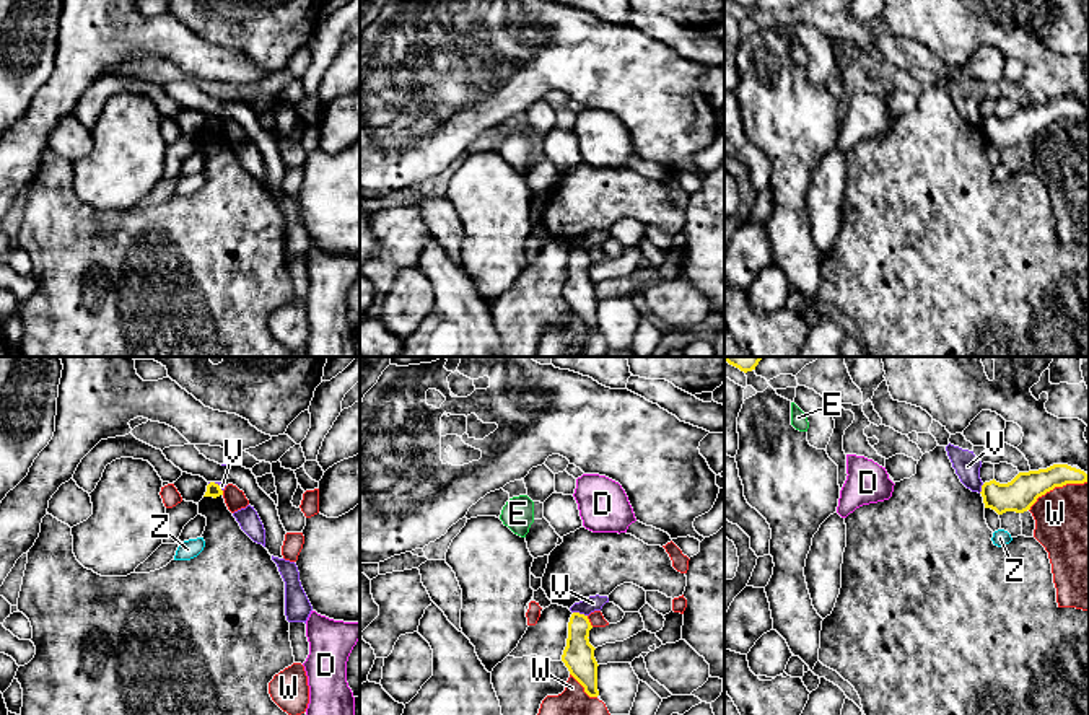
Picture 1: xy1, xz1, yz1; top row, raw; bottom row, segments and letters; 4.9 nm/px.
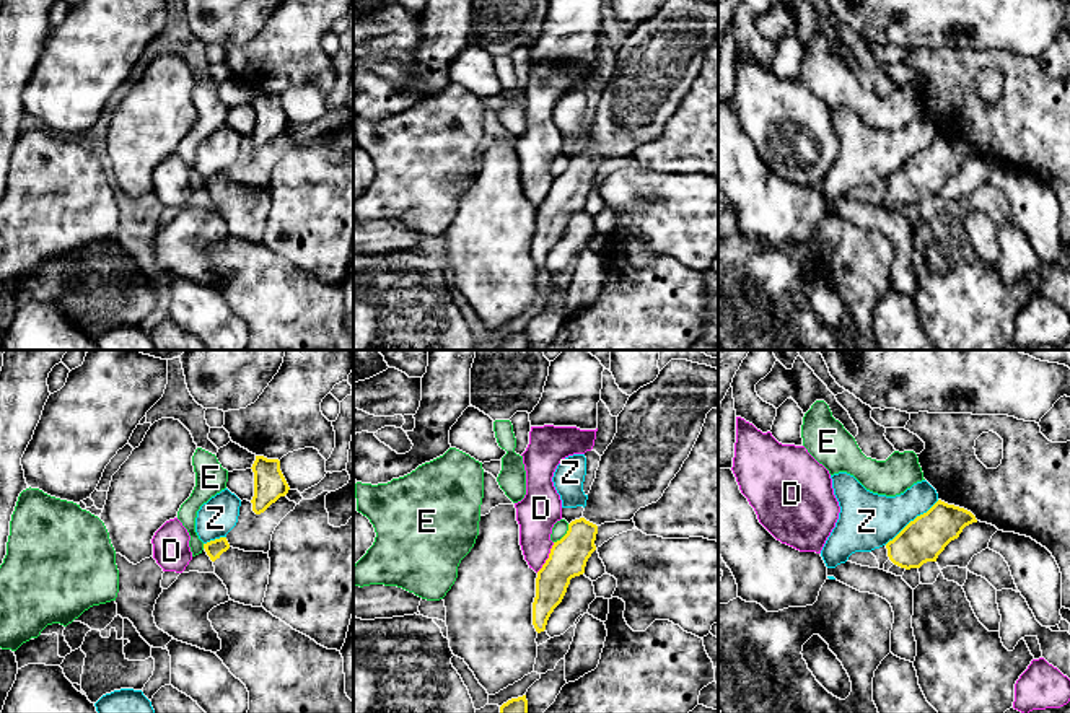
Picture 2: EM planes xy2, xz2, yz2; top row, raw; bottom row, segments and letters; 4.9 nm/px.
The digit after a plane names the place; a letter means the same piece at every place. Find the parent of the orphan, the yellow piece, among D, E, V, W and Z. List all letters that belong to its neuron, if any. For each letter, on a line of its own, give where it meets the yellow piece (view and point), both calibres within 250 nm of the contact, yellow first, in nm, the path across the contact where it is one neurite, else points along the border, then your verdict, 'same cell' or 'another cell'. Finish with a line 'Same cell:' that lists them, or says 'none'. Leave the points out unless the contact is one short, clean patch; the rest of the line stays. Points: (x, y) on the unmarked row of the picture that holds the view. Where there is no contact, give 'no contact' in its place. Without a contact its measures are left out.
D: contact xz2 (549, 192); calibres 190 and 200 nm; border xz2 (554, 178), (549, 192), (536, 207); another cell
E: contact xz2 (565, 170); calibres 190 and 70 nm; border xz2 (569, 160), (569, 165), (554, 178); another cell
V: contact xz1 (578, 248); calibres 160 and 80 nm; border xz1 (573, 246), (586, 251); another cell
W: contact yz1 (1057, 121); calibres 160 and 440 nm; another cell
Z: contact yz2 (911, 157); calibres 220 and 280 nm; border yz2 (938, 135), (885, 179); another cell
Same cell: none

